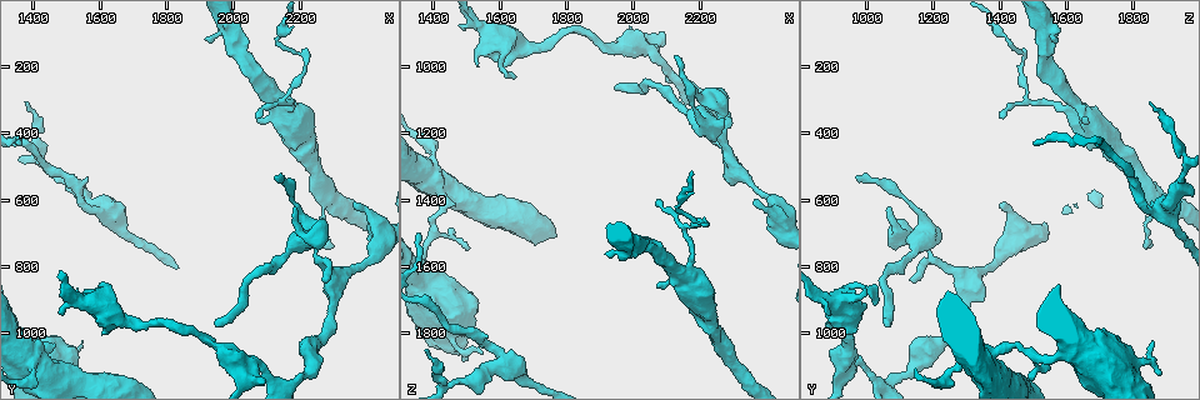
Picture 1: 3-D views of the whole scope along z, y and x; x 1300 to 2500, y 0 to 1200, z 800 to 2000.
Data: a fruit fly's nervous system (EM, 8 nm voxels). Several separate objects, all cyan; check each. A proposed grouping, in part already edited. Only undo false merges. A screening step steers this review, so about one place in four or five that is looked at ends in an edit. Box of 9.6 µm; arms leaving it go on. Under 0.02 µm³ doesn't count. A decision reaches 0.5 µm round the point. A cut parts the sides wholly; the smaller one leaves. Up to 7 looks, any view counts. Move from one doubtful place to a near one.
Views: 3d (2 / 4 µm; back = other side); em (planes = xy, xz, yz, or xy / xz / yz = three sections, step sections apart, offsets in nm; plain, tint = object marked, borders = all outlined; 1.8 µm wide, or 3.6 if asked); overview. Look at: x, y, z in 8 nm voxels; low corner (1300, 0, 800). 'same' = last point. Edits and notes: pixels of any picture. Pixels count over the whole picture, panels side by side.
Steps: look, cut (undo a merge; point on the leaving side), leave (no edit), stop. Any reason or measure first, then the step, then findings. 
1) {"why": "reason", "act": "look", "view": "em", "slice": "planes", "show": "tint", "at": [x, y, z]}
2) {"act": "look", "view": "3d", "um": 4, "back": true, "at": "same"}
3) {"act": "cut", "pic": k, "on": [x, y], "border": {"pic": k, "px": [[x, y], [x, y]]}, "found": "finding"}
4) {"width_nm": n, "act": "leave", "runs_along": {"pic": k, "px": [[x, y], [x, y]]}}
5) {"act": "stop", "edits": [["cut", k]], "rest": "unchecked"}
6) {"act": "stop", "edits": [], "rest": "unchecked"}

{"why": "arms part here", "act": "look", "view": "em", "slice": "planes", "show": "tint", "at": [1630, 620, 1880]}

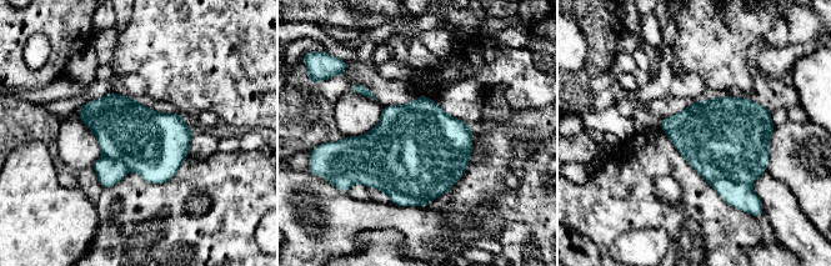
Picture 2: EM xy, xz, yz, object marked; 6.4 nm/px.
{"act": "cut", "pic": 2, "on": [730, 140], "border": {"pic": 2, "px": [[709, 181], [729, 177], [749, 185]]}, "found": "a second neuron is stuck on"}

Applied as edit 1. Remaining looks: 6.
{"why": "sharp bend", "act": "look", "view": "em", "slice": "yz", "step": 16, "show": "borders", "at": [1420, 1090, 1350]}

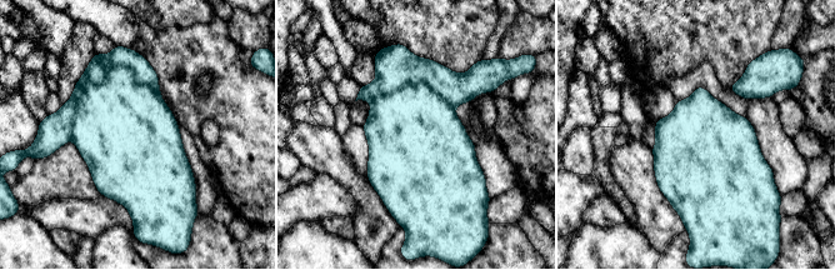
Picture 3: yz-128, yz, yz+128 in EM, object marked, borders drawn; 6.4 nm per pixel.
{"act": "cut", "pic": 3, "on": [119, 104], "border": {"pic": 3, "px": [[83, 75], [124, 65], [160, 96]]}, "found": "a second neuron is stuck on"}

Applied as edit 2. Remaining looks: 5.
{"why": "see it whole again", "act": "look", "view": "overview"}

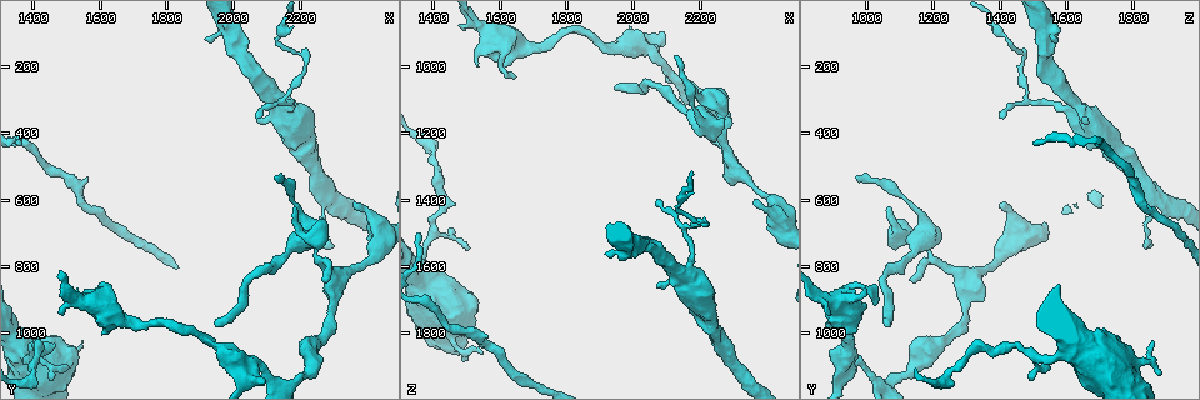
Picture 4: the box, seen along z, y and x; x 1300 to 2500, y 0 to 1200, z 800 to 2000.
{"why": "branch point", "act": "look", "view": "3d", "um": 4, "at": [2020, 1090, 950]}

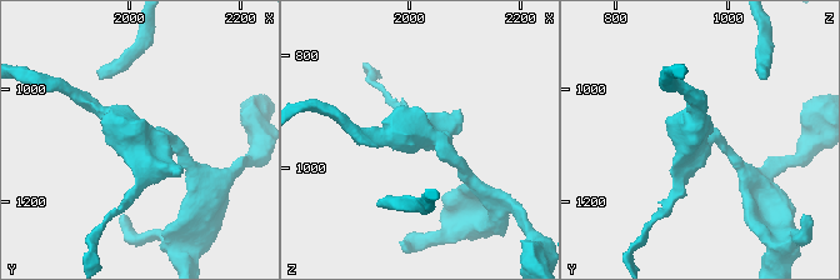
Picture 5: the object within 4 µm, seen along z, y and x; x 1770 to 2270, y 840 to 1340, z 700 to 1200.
{"why": "now the EM", "act": "look", "view": "em", "slice": "planes", "show": "tint", "at": [2025, 1085, 940]}

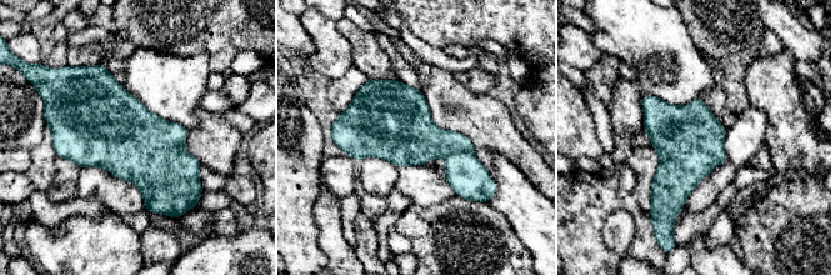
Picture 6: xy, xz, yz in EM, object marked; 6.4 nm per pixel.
{"act": "cut", "pic": 6, "on": [421, 141], "border": {"pic": 6, "px": [[474, 151], [454, 151], [444, 157]]}, "found": "two neurons meet here"}

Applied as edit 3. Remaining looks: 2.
{"act": "stop", "edits": [["cut", 2], ["cut", 3], ["cut", 6]], "rest": "unchecked"}

